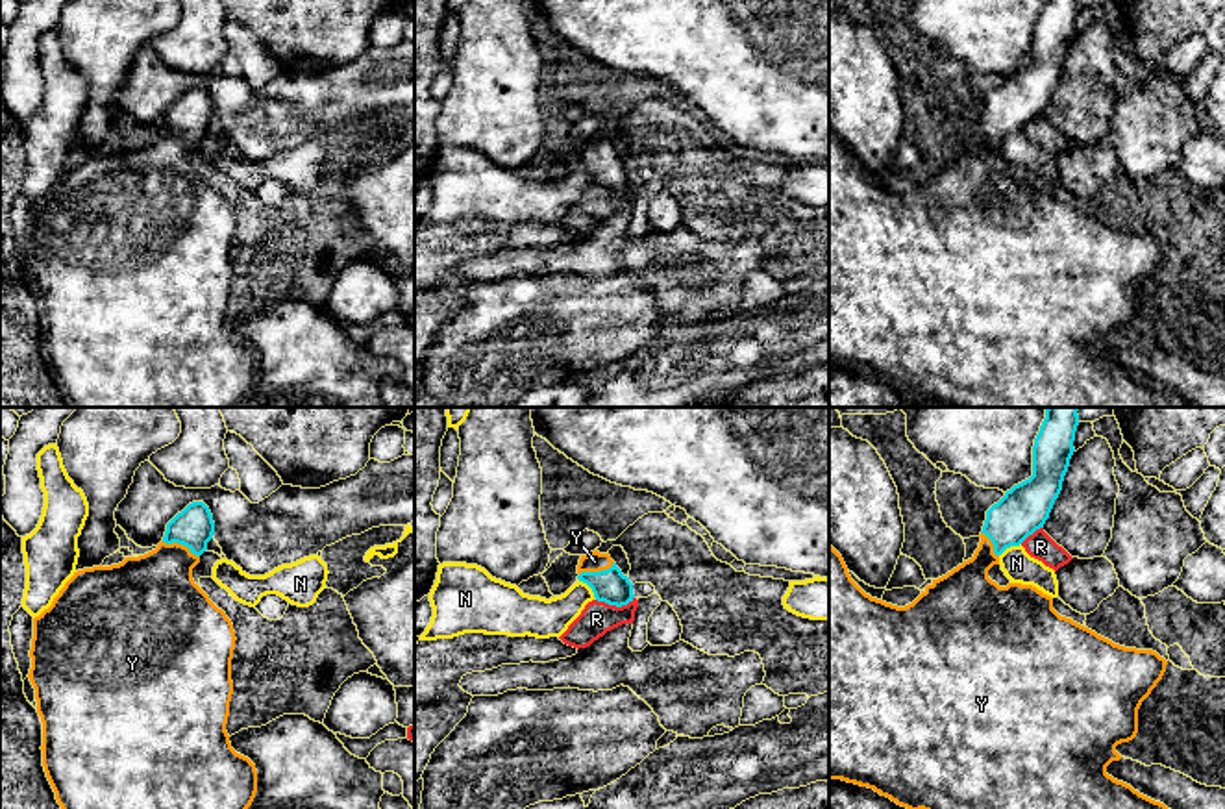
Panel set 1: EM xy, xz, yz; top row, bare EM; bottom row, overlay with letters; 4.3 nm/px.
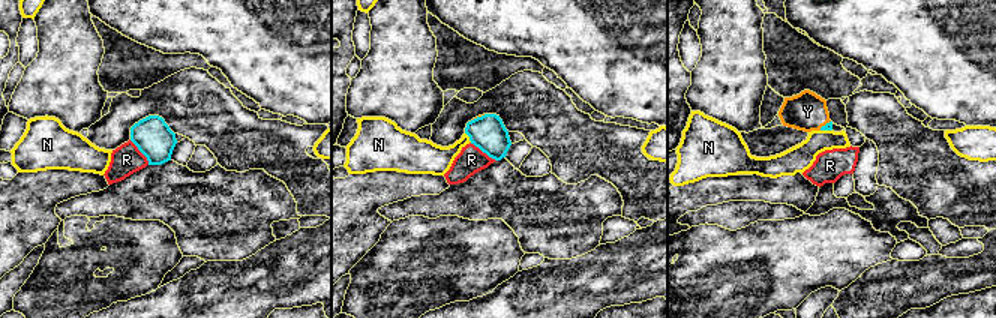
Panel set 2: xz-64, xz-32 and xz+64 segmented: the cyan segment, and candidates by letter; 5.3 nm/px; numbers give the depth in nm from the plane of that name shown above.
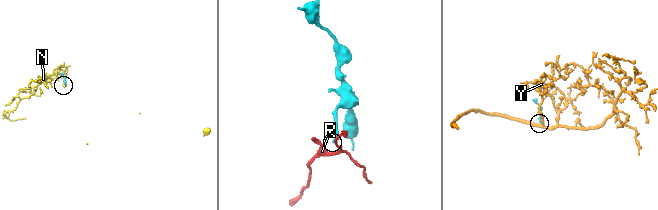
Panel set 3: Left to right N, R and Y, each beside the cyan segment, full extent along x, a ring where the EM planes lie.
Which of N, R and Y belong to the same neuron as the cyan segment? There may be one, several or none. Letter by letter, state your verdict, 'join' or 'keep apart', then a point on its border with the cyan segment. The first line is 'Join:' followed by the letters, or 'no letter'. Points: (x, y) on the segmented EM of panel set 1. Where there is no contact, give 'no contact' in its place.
Join: Y
N: keep apart; meets cyan in xz at (589, 585)
R: keep apart; meets cyan in xz at (615, 604)
Y: join; meets cyan in xy at (180, 543)

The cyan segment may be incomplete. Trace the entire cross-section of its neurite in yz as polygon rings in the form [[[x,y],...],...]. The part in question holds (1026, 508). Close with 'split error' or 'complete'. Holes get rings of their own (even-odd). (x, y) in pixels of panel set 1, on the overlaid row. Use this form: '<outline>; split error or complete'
[[[1047,407],[1046,418],[1033,446],[1033,476],[1010,491],[986,511],[981,542],[973,557],[933,579],[909,605],[897,607],[866,594],[849,576],[842,555],[829,546],[829,779],[842,779],[873,789],[907,809],[1168,809],[1131,785],[1107,774],[1112,761],[1121,755],[1116,746],[1129,742],[1138,733],[1138,709],[1166,672],[1168,661],[1153,650],[1136,650],[1114,644],[1095,631],[1060,616],[1053,609],[1053,598],[1033,585],[1008,583],[999,587],[988,578],[988,570],[999,565],[999,555],[1020,546],[1029,535],[1044,528],[1075,452],[1073,441],[1079,426],[1079,407]]]; split error

